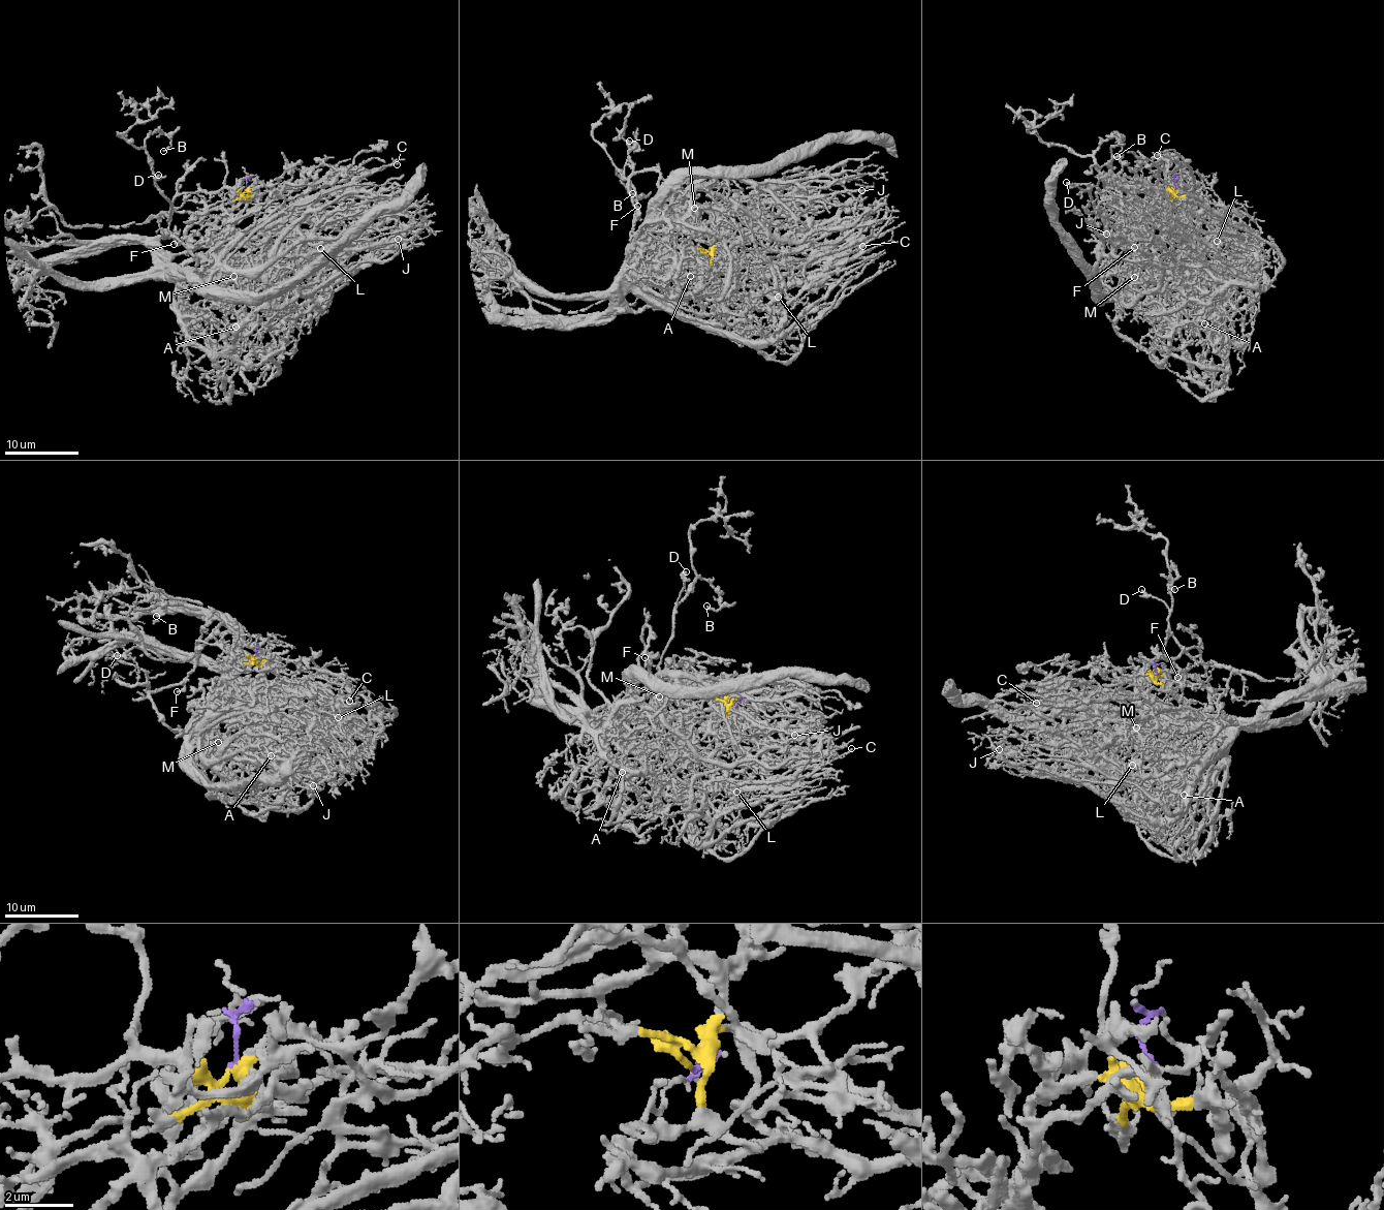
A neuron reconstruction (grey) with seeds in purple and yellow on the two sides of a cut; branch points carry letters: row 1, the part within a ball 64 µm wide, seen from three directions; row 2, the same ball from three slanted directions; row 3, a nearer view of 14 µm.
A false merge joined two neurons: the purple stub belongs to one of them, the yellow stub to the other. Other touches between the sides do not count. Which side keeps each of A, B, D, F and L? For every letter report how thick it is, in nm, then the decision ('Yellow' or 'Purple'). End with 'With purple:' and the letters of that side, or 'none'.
A: Thickness 140 nm. Purple
B: Thickness 190 nm. Yellow
D: Thickness 360 nm. Yellow
F: Thickness 160 nm. Yellow
L: Thickness 190 nm. Purple
With purple: A, L

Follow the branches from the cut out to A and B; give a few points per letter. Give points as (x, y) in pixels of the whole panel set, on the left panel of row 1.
A: (244, 190), (244, 178), (212, 243), (166, 269), (219, 284), (237, 328)
B: (244, 190), (180, 193), (167, 219), (145, 142), (160, 132), (170, 140), (162, 150)

